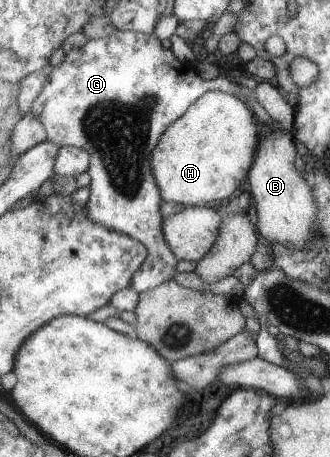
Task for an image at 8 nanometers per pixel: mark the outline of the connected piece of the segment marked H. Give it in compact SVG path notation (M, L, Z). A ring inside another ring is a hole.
M208 91L181 119L168 127L154 151L152 170L164 201L184 206L205 206L213 205L214 201L231 200L247 185L259 142L259 122L249 103L232 93Z

